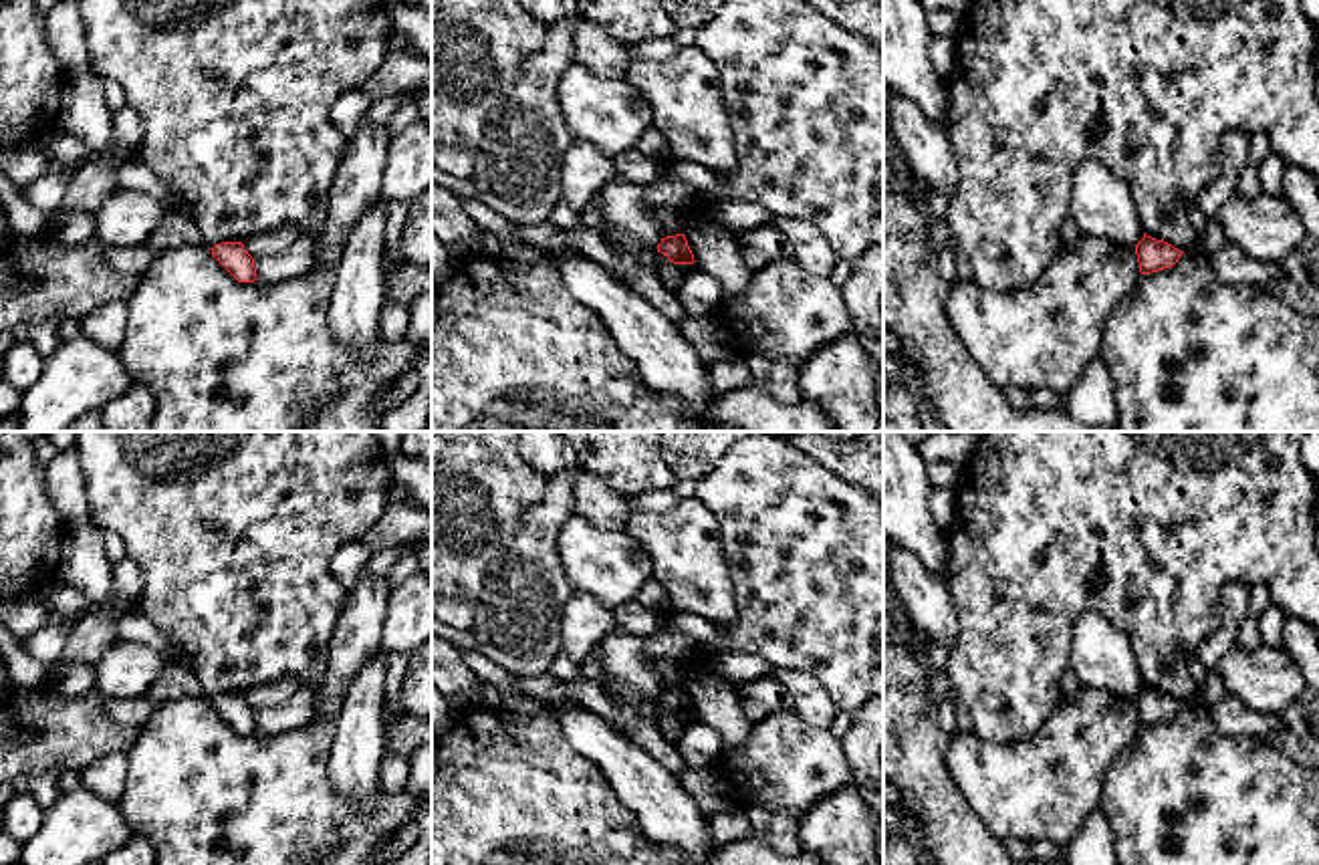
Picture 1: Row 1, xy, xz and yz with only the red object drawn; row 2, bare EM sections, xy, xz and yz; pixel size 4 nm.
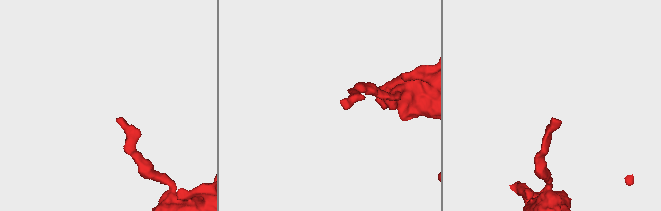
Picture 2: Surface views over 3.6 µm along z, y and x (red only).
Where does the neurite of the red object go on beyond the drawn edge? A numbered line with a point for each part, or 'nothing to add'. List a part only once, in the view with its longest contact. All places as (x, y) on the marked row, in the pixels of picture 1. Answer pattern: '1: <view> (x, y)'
nothing to add

